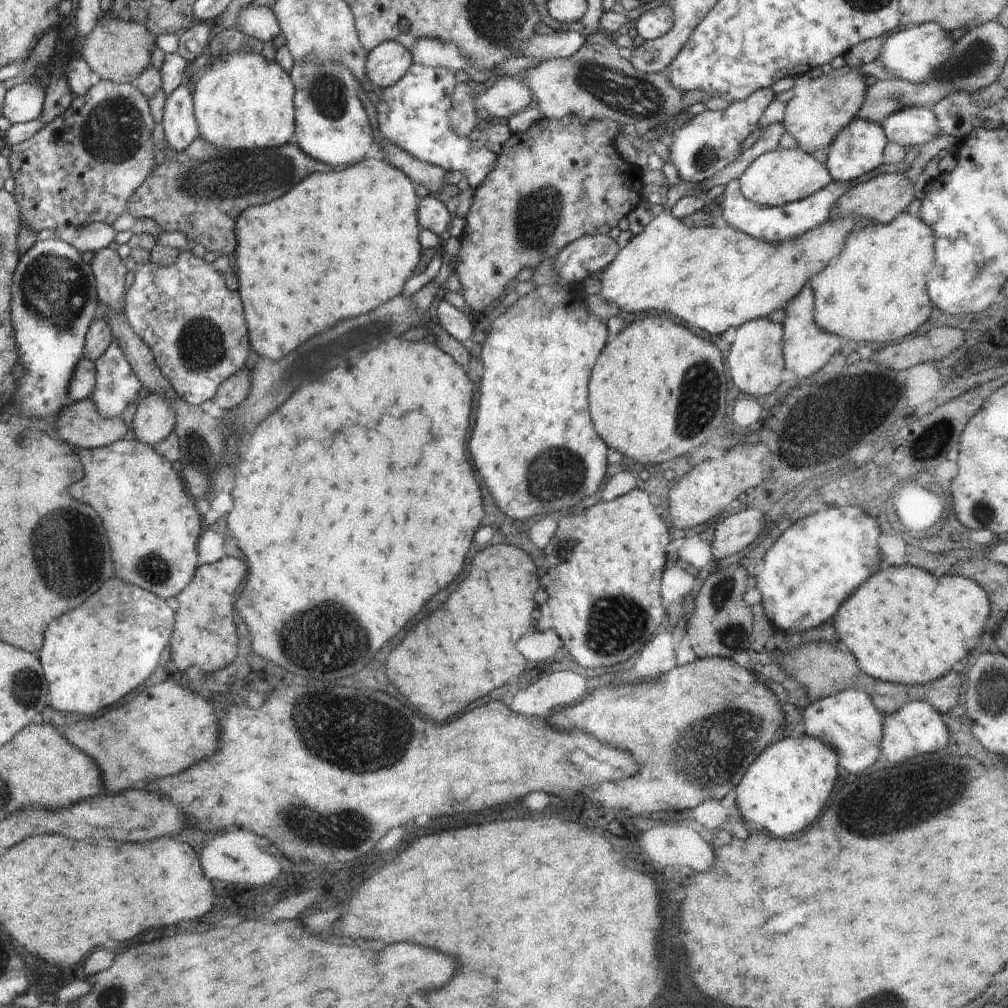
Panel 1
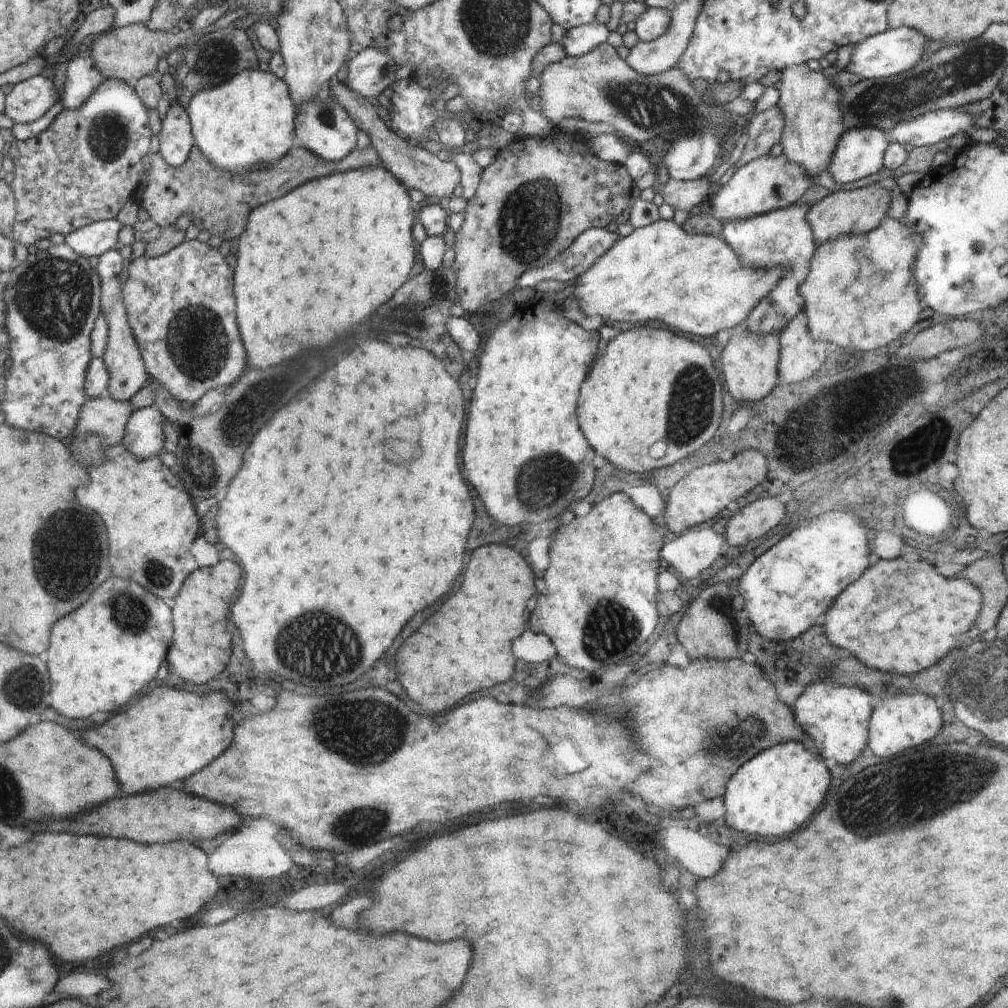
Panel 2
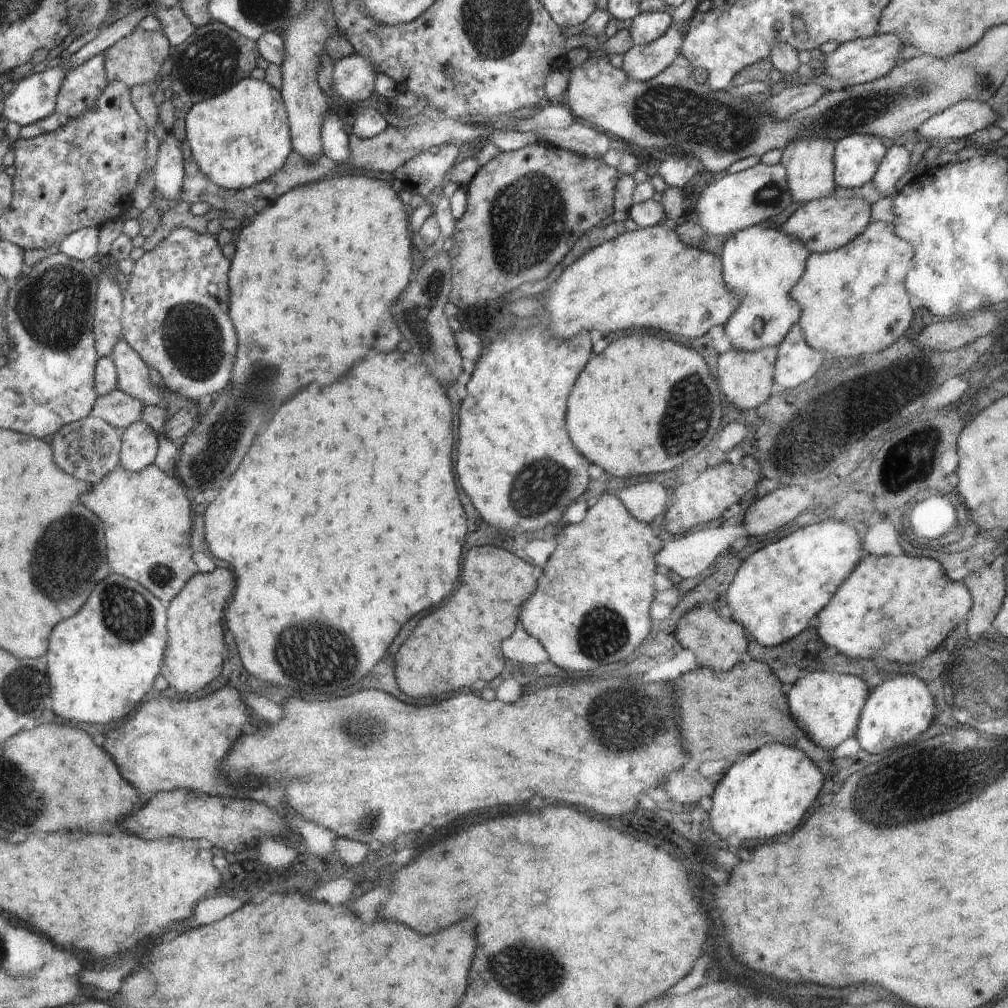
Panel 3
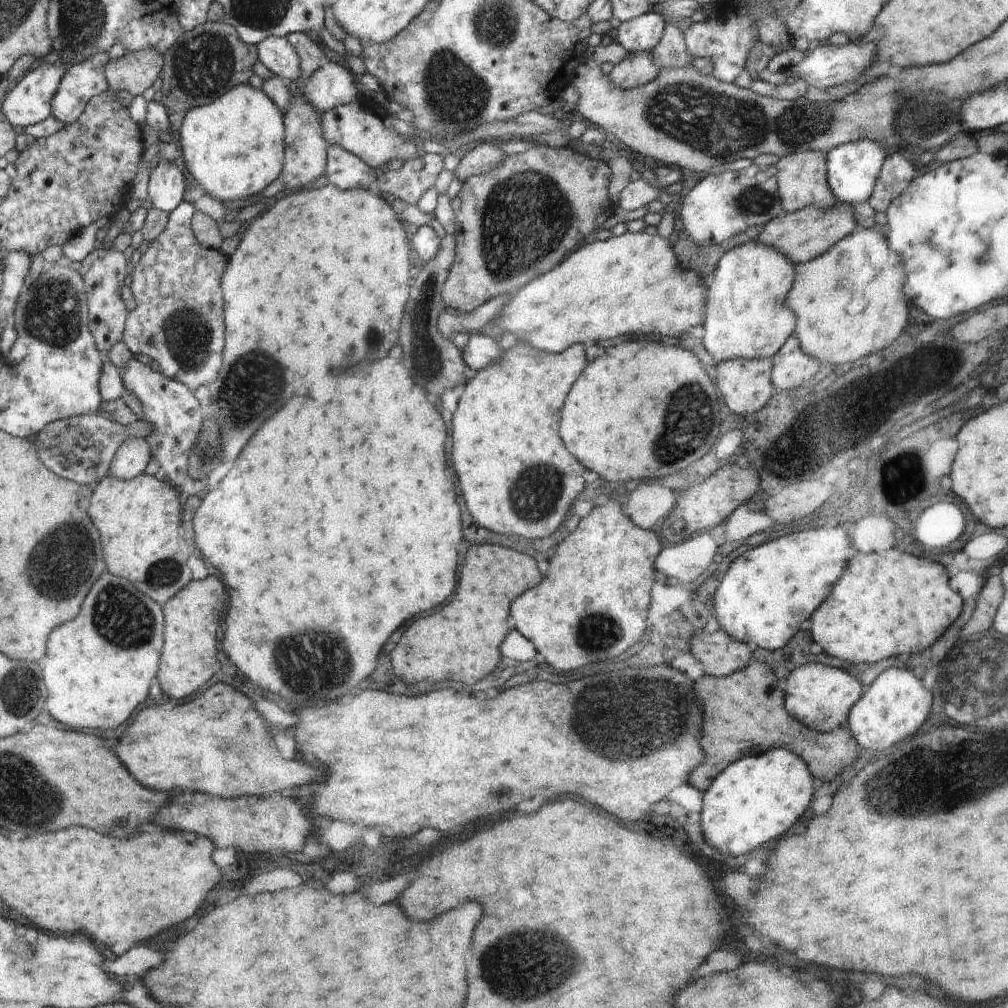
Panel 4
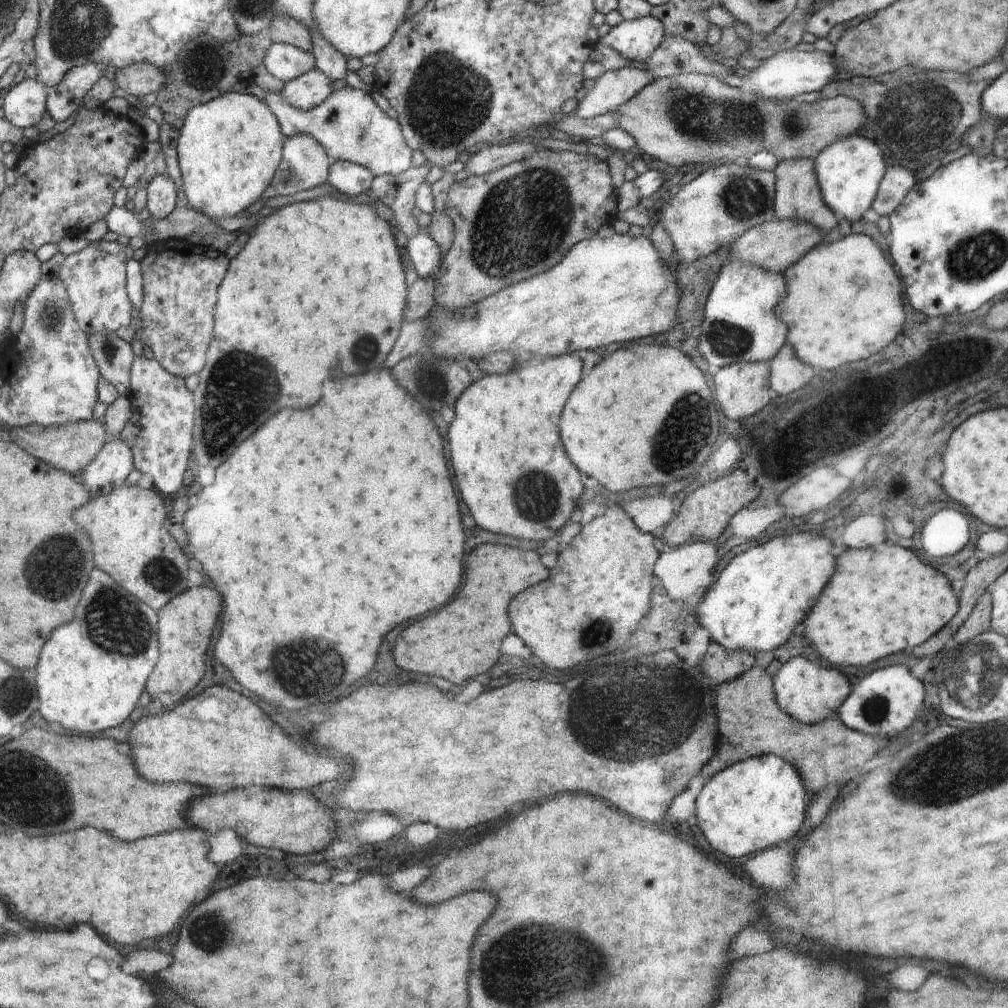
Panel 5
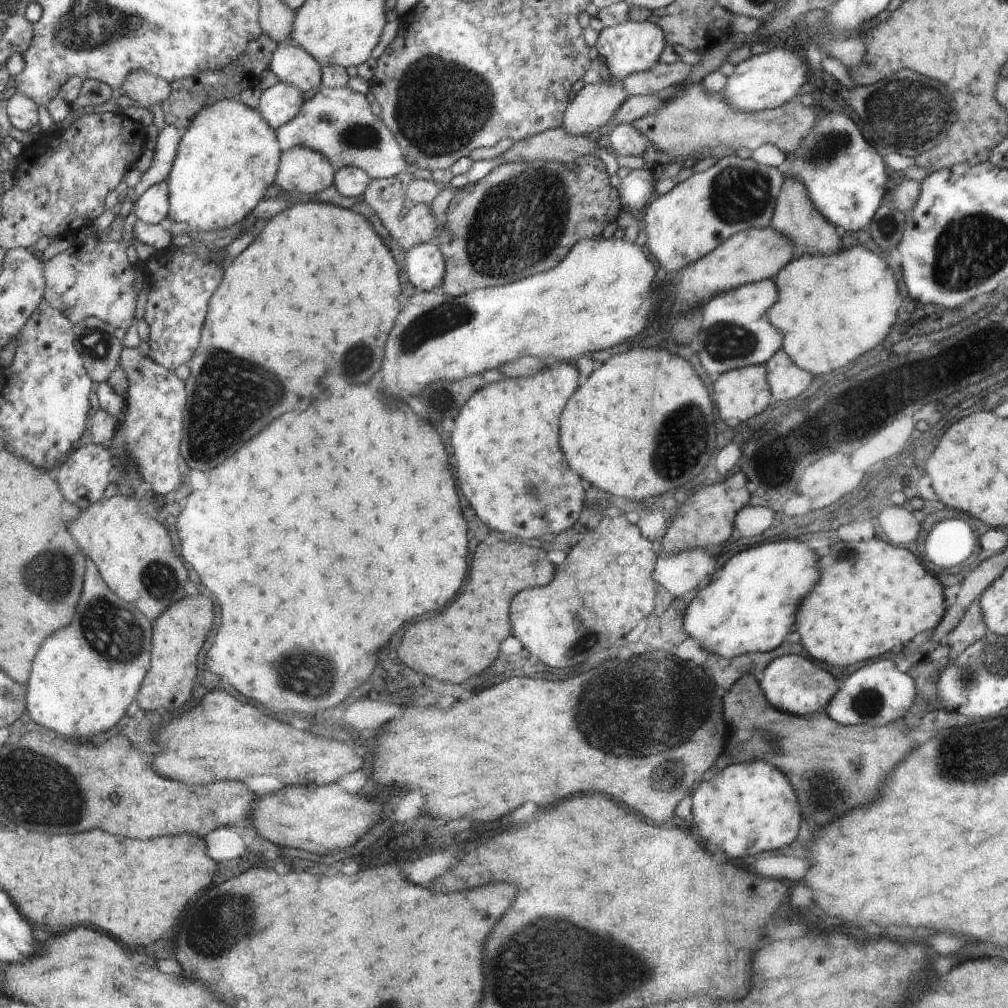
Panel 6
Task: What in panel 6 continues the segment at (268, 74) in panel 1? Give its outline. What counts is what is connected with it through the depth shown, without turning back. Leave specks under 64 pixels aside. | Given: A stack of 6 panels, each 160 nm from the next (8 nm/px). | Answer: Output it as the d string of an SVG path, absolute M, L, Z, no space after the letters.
M238 98L222 99L200 109L183 132L166 180L170 210L165 224L172 240L177 235L191 237L196 231L226 229L246 219L278 176L280 164L278 134L258 109L244 105Z

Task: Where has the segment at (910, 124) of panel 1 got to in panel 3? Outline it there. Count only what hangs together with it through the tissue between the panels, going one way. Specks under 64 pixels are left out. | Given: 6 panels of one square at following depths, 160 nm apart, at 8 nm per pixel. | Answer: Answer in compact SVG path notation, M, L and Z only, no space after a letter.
M961 100L942 112L932 115L917 130L918 136L927 141L966 139L976 130L994 125L997 114L989 102Z

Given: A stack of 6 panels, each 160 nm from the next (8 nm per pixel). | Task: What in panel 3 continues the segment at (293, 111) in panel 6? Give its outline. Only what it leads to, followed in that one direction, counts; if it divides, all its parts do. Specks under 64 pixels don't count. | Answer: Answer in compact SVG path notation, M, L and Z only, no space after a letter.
M358 53L336 60L333 70L336 96L348 104L370 98L377 73L373 62Z

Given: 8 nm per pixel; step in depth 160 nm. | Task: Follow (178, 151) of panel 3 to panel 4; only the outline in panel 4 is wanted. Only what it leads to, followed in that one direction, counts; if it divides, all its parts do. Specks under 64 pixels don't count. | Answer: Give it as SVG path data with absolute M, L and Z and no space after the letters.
M160 161L152 168L147 187L147 205L168 214L174 212L184 198L184 176L174 162Z

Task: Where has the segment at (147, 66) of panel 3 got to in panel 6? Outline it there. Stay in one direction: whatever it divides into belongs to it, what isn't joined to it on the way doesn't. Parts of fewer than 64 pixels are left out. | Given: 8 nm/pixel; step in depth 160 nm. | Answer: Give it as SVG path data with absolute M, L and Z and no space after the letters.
M133 70L126 78L120 90L136 102L136 106L144 106L152 110L152 106L160 105L168 98L170 84L160 75L145 70Z

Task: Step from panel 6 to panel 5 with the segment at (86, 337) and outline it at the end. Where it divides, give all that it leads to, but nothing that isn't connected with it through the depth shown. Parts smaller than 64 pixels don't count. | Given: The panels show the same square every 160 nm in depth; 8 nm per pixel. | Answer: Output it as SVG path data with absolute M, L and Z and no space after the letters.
M105 329L87 333L87 339L92 358L95 358L96 366L100 368L101 378L116 387L119 395L128 395L130 366L135 356L131 344Z

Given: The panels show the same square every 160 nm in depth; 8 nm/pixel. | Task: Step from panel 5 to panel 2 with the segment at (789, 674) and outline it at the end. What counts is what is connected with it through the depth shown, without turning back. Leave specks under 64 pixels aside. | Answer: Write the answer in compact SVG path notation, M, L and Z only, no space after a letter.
M832 679L812 683L806 692L795 702L793 712L795 721L801 726L806 736L814 740L815 752L824 760L834 758L838 764L850 764L858 756L868 754L869 722L873 711L875 698L862 687L845 687L836 684Z

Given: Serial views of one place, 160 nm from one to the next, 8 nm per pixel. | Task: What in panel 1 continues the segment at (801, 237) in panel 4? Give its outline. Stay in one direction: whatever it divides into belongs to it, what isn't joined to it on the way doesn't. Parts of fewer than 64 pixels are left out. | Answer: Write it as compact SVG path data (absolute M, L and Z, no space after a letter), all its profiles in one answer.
M882 173L867 182L850 187L832 207L830 219L856 217L888 224L896 216L905 212L905 208L914 200L913 180L906 173Z

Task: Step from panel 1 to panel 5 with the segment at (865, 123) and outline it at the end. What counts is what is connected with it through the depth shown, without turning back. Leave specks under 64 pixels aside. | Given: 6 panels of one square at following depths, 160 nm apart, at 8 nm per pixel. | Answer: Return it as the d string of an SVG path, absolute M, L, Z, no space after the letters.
M863 135L846 136L820 148L813 162L820 194L828 210L841 214L844 220L860 220L871 208L887 168L878 146Z

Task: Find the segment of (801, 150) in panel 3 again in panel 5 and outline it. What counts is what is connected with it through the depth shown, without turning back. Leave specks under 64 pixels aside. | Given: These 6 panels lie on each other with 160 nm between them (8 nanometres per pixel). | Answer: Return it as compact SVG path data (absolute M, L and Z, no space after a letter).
M798 157L785 159L774 168L773 174L776 176L774 200L776 219L808 222L808 224L816 226L824 236L838 225L834 212L828 210L828 206L822 200L812 159Z

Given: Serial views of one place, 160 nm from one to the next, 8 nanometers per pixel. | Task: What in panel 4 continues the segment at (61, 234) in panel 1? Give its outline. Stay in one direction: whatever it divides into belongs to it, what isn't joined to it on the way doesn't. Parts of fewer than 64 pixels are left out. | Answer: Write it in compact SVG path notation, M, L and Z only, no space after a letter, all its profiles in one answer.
M102 219L100 222L93 222L86 228L80 228L76 236L72 236L62 247L63 256L70 262L82 262L97 247L96 232L99 228L108 229L116 219Z

